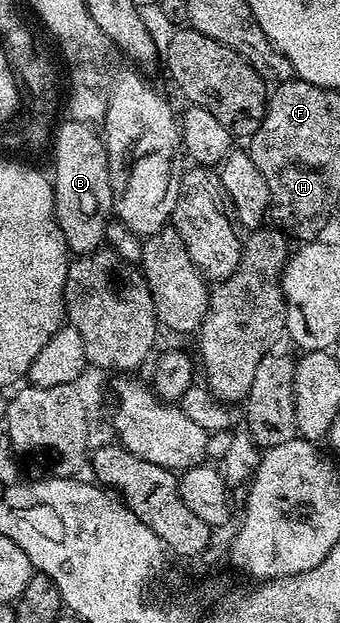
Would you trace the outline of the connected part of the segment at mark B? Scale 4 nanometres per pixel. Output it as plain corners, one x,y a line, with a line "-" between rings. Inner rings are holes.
67,120
55,127
54,151
56,150
56,178
54,177
54,208
56,209
56,223
66,240
69,251
73,255
83,256
101,249
105,241
104,227
110,219
112,205
112,177
108,167
108,150
104,147
103,137
91,130
89,123
84,120

